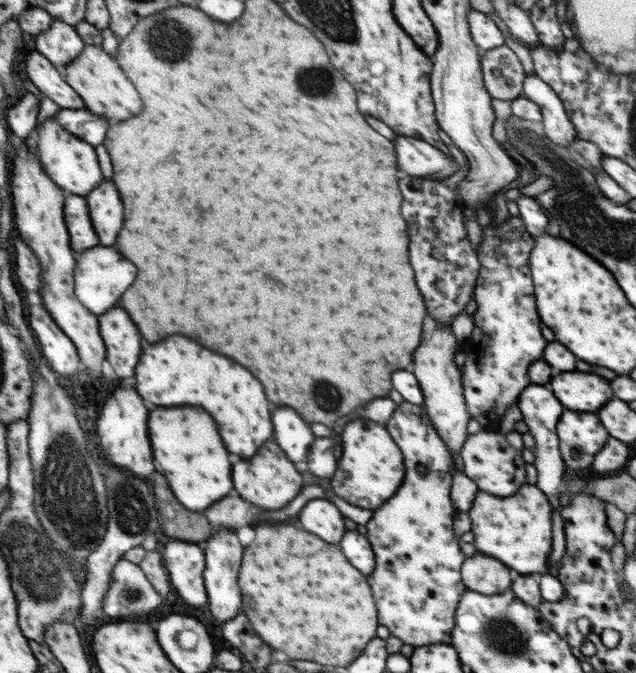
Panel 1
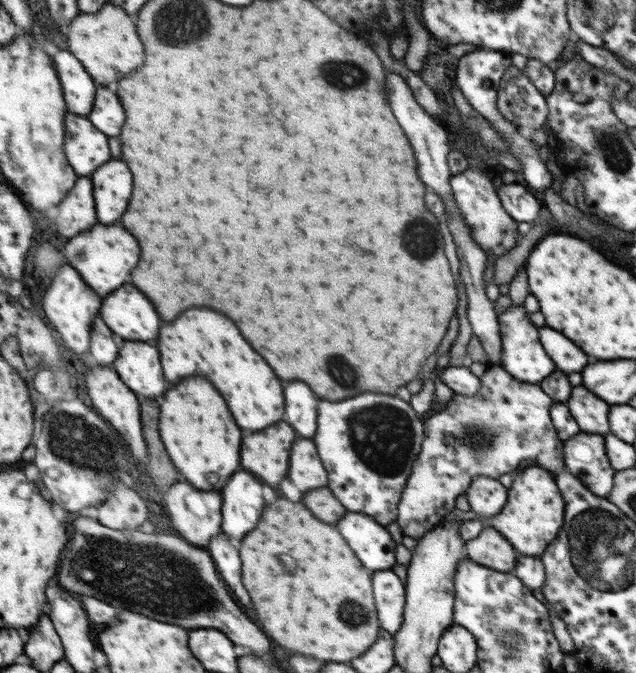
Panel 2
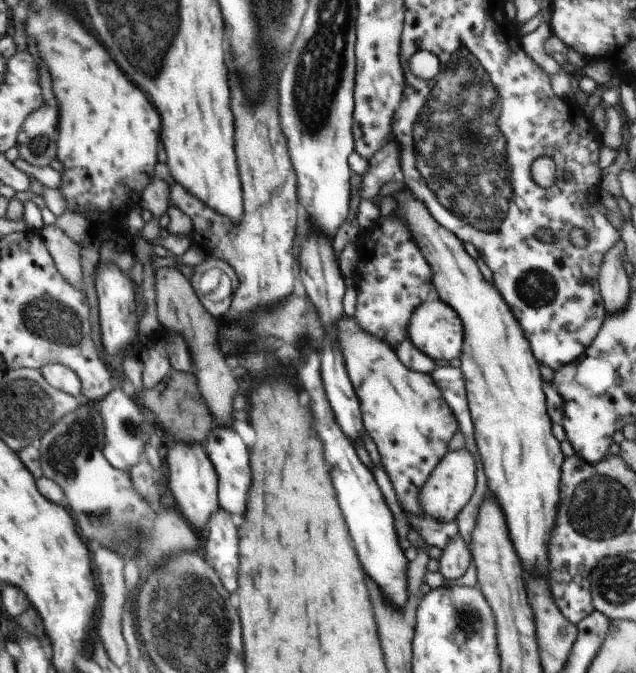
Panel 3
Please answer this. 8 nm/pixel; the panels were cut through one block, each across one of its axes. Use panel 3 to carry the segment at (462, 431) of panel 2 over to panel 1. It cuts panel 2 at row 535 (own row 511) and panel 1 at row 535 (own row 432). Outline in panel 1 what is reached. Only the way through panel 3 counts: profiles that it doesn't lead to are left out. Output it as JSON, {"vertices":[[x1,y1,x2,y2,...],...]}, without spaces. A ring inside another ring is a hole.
{"vertices":[[403,401,395,408,390,420,384,425,388,428,390,436,394,438,394,442,402,450,404,454,404,466,406,466,406,476,404,476,404,482,402,486,398,488,398,492,386,502,382,504,380,508,373,511,372,518,368,521,367,525,367,539,370,541,372,548,375,551,377,558,377,566,375,567,374,576,368,576,368,580,372,580,372,592,376,592,376,604,380,606,380,624,384,624,390,631,391,635,397,636,403,643,411,644,415,647,423,647,431,645,432,643,449,643,451,642,451,634,455,623,455,612,461,597,461,594,467,590,467,585,463,583,462,566,465,562,464,554,460,552,460,546,458,546,458,540,454,538,454,530,452,530,452,522,454,522,454,506,452,506,452,500,450,500,452,479,451,472,456,469,454,460,448,450,448,447,444,444,444,441,440,438,440,435,436,432,435,425,432,423,432,418,429,416,427,409,424,406,415,405,408,401],[418,468,424,468,424,474,418,472]]}

